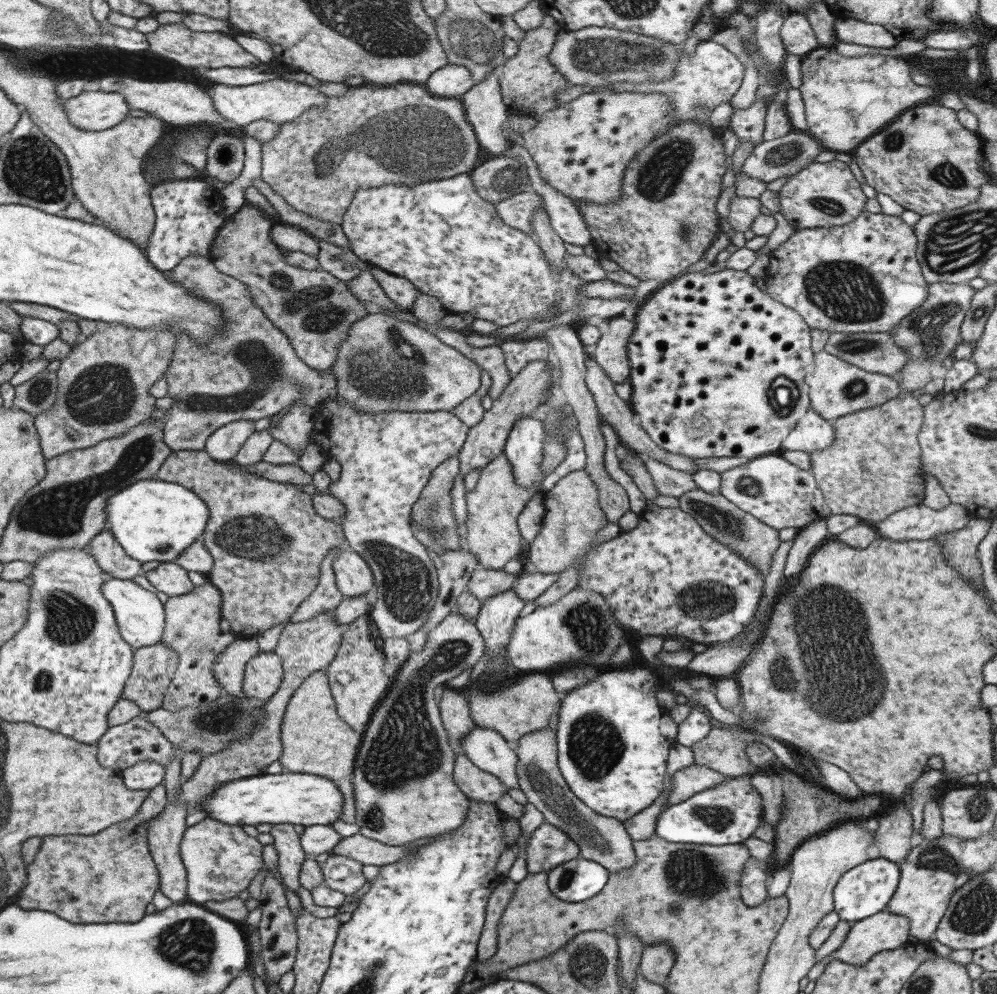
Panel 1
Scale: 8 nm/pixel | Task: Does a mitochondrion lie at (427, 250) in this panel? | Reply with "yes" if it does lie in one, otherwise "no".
no

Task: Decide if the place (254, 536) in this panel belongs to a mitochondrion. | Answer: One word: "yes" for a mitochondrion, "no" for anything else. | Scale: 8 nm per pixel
yes

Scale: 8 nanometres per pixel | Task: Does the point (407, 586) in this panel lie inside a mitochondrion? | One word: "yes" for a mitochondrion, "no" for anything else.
yes

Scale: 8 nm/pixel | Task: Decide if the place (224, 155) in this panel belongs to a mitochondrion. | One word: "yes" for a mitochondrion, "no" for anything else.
no

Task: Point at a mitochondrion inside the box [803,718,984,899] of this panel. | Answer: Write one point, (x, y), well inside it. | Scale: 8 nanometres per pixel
(935, 857)

